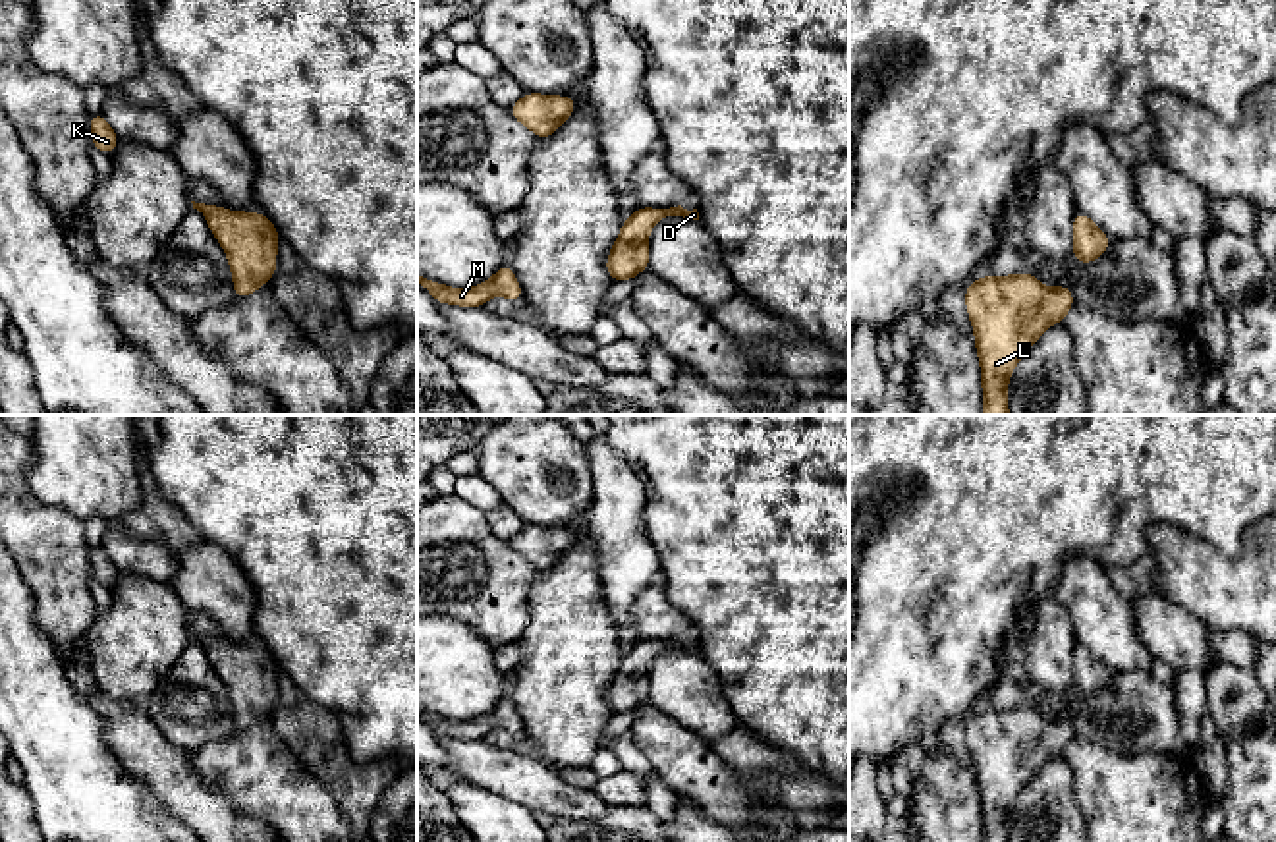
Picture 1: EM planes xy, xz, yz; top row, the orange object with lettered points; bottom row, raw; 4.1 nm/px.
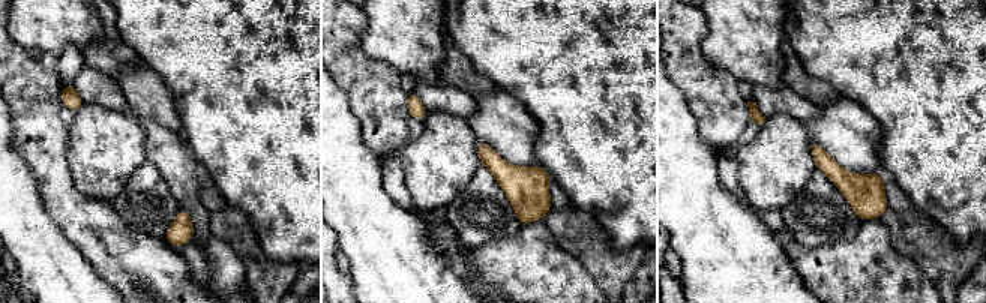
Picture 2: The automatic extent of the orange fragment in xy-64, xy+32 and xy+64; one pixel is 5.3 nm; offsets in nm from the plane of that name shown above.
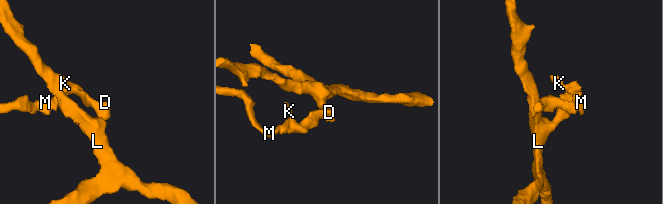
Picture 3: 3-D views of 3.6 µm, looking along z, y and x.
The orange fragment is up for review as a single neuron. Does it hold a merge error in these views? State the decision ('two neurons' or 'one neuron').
one neuron

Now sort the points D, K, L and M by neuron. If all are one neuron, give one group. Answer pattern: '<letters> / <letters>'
D K L M

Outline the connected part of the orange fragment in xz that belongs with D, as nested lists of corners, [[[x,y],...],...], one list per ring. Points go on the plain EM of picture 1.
[[[681,637],[670,641],[639,639],[625,655],[622,655],[620,668],[606,691],[606,703],[614,715],[631,713],[641,703],[649,701],[649,664],[666,649],[699,653],[697,641],[687,643]]]

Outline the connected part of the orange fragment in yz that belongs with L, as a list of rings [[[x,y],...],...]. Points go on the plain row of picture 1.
[[[1033,707],[985,709],[965,722],[981,794],[983,842],[1008,842],[1006,819],[1023,786],[1075,738],[1062,716],[1044,720]]]

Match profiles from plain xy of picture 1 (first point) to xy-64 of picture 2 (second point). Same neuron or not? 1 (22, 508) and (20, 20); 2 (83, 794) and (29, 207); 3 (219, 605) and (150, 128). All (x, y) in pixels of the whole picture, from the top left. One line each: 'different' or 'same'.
1: different
2: same
3: different

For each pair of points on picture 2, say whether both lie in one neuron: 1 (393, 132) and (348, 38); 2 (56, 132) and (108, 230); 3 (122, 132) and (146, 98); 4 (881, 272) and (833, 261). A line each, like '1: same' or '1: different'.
1: same
2: same
3: different
4: same

